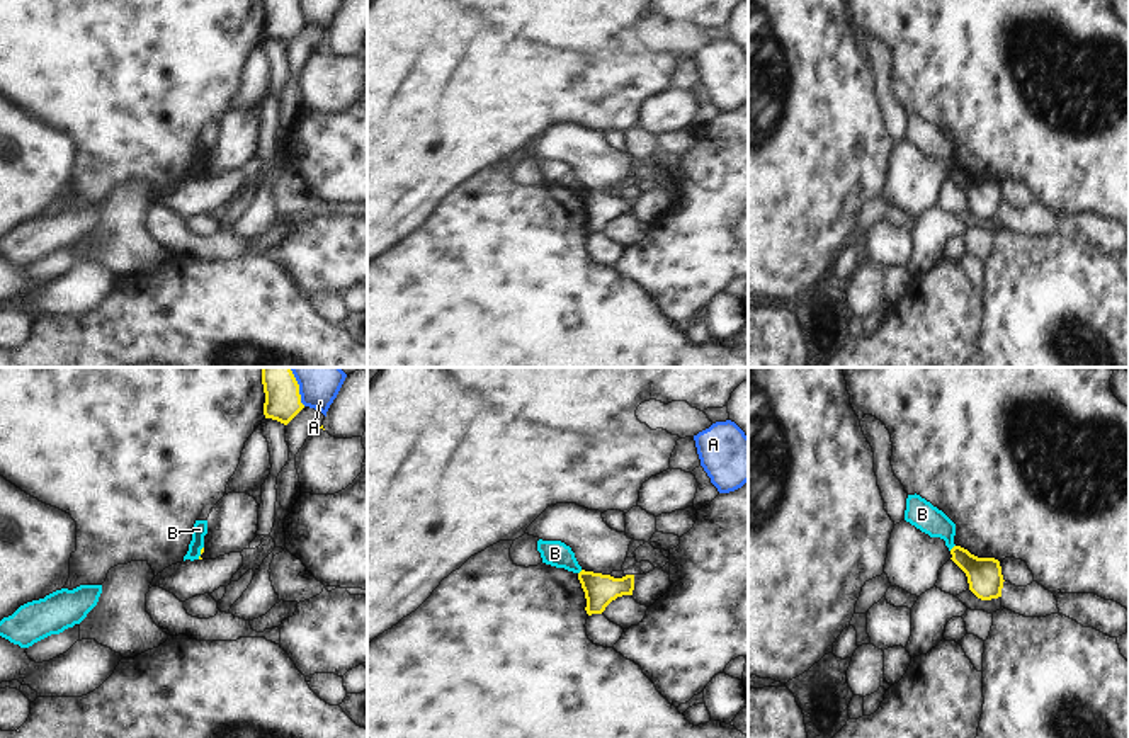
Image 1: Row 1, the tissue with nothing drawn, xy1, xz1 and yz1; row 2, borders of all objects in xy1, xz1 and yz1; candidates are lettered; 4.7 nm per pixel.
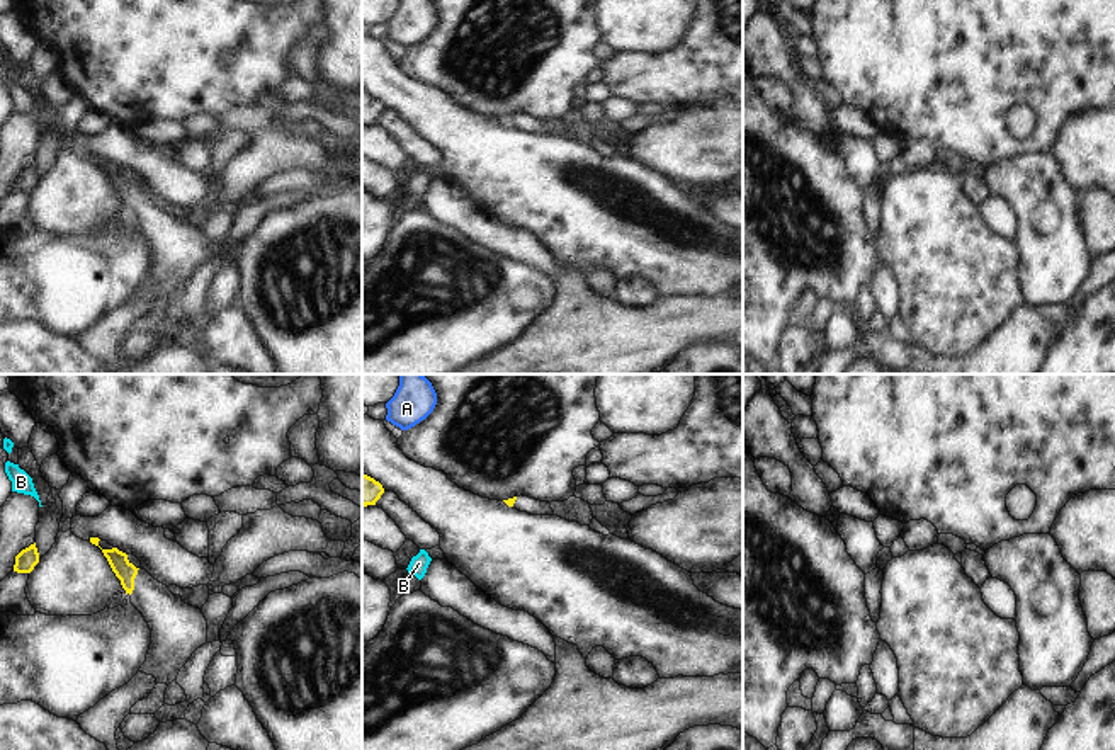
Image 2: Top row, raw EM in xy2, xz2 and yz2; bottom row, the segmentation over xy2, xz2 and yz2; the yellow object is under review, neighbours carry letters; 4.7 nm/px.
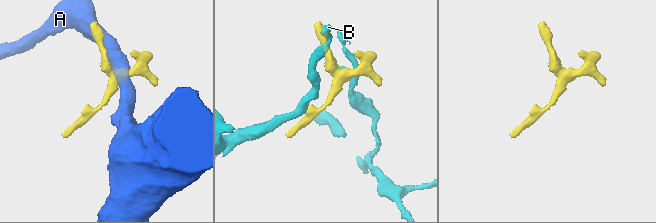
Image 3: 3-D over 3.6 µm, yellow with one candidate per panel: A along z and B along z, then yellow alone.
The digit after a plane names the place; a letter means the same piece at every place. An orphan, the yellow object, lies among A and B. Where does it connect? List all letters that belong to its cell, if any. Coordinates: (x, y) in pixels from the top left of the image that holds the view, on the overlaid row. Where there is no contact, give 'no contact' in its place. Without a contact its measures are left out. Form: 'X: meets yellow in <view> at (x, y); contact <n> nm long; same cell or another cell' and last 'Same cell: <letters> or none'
A: meets yellow in xy1 at (298, 386); contact 200 nm long; another cell
B: meets yellow in yz1 at (953, 548); contact 40 nm long; another cell
Same cell: none

